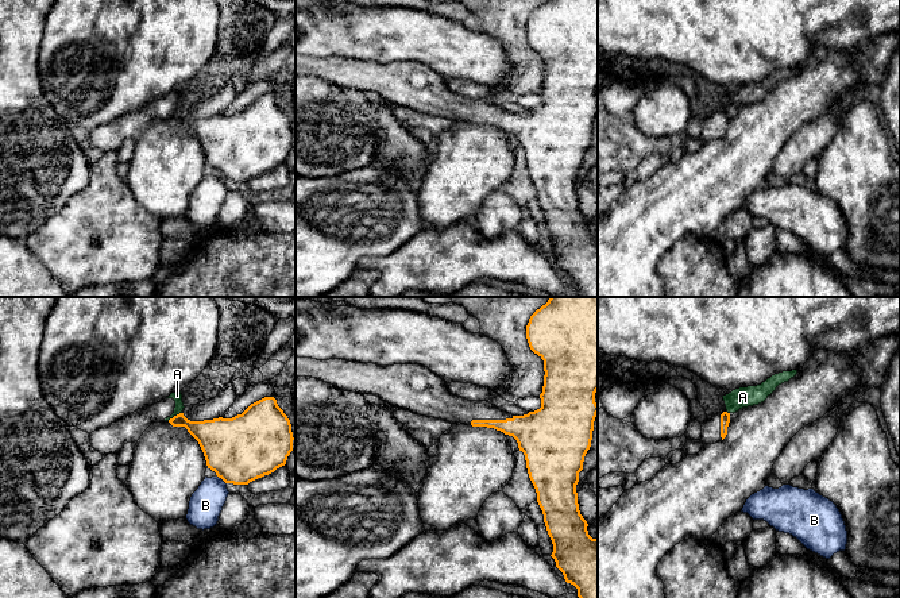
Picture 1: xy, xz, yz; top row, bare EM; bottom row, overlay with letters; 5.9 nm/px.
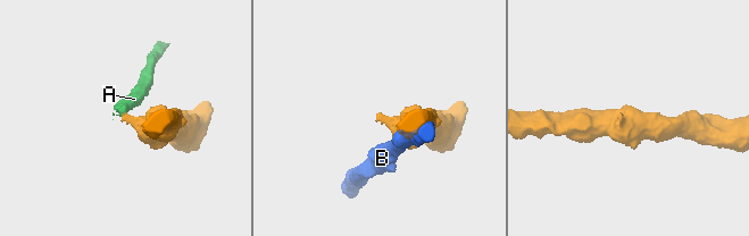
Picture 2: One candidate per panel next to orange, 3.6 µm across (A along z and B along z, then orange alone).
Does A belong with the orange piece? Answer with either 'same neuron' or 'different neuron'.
different neuron

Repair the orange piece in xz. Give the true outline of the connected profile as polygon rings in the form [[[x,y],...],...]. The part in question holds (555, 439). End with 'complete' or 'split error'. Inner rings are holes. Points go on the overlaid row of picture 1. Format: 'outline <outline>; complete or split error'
outline [[[551,297],[530,316],[526,339],[530,350],[544,360],[545,375],[540,394],[541,408],[524,416],[509,414],[487,401],[468,401],[453,396],[443,378],[420,364],[376,366],[296,356],[296,377],[317,378],[362,396],[374,394],[393,406],[421,416],[451,424],[494,428],[513,436],[525,455],[528,474],[553,544],[551,556],[556,567],[565,582],[578,589],[579,598],[598,598],[598,539],[588,535],[588,524],[580,514],[576,493],[598,414],[598,297]]]; split error

